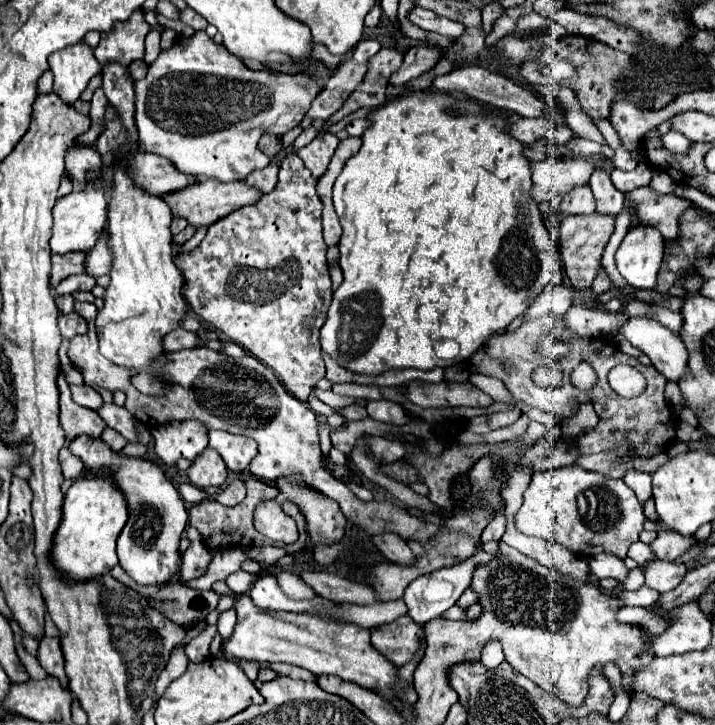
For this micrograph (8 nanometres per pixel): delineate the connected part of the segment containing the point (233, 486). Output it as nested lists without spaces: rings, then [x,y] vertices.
[[[236,478],[220,494],[216,494],[214,500],[218,500],[224,506],[236,506],[238,502],[244,500],[244,496],[246,496],[246,486],[244,486],[244,482],[240,478]]]

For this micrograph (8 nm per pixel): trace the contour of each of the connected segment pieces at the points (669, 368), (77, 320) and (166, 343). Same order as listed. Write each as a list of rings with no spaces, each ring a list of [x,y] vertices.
[[[638,316],[638,318],[630,318],[620,334],[636,348],[640,348],[650,360],[652,360],[652,366],[664,374],[668,380],[680,380],[686,372],[688,372],[688,352],[686,352],[686,346],[682,344],[680,336],[676,332],[670,332],[666,326],[658,324],[656,320],[650,320],[646,316]]]
[[[70,312],[70,314],[62,314],[62,316],[58,318],[58,328],[60,328],[62,336],[64,336],[66,340],[70,340],[70,338],[86,332],[86,322],[84,322],[78,314]]]
[[[176,328],[174,332],[168,332],[162,338],[162,346],[168,352],[176,352],[176,350],[182,350],[182,348],[196,348],[198,338],[196,338],[194,332],[188,332],[184,328]]]

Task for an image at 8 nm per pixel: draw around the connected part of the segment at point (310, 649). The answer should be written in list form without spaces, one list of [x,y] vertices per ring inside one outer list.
[[[248,594],[238,596],[238,624],[234,636],[224,644],[224,652],[258,662],[288,662],[310,670],[312,674],[334,674],[342,680],[354,682],[364,688],[380,688],[386,700],[392,700],[390,684],[396,680],[398,668],[388,662],[370,644],[370,632],[356,624],[322,620],[314,614],[274,612],[258,608]]]

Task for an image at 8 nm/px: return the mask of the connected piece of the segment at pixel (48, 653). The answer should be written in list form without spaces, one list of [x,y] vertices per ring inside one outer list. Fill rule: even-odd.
[[[42,638],[38,644],[38,664],[54,678],[58,678],[58,682],[62,684],[62,688],[68,690],[68,676],[64,672],[64,656],[60,650],[60,640],[58,638]]]

